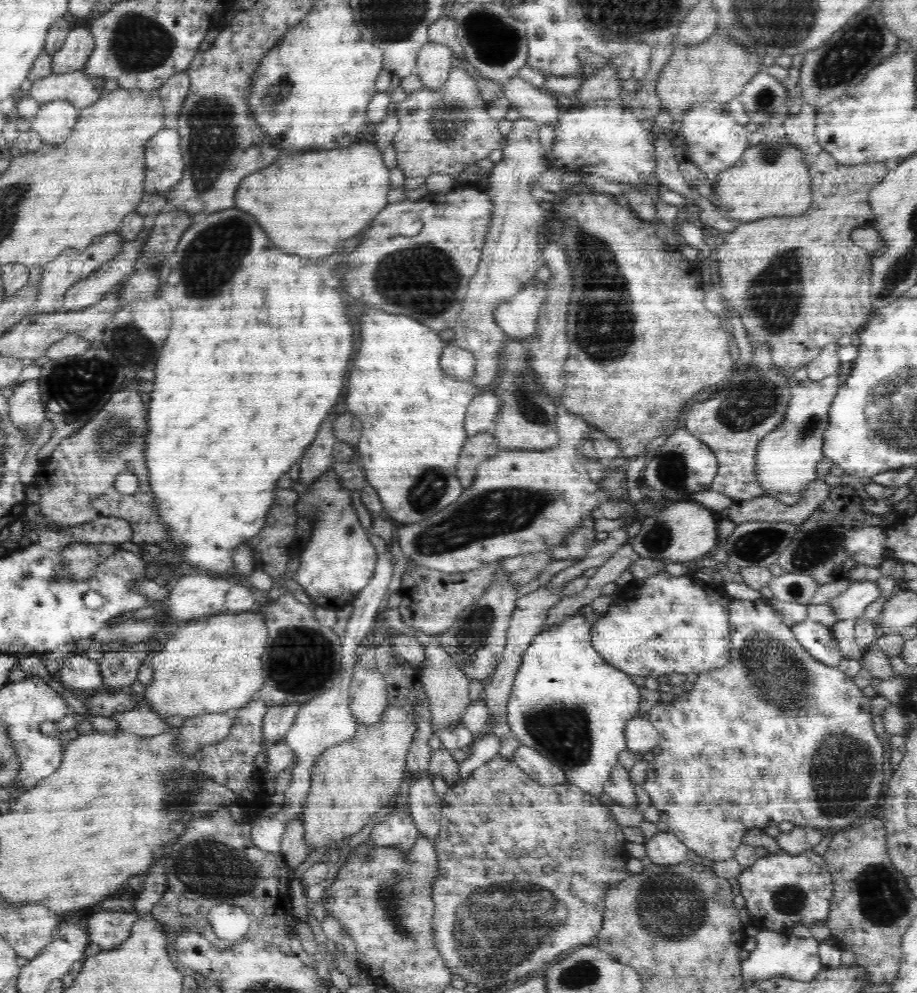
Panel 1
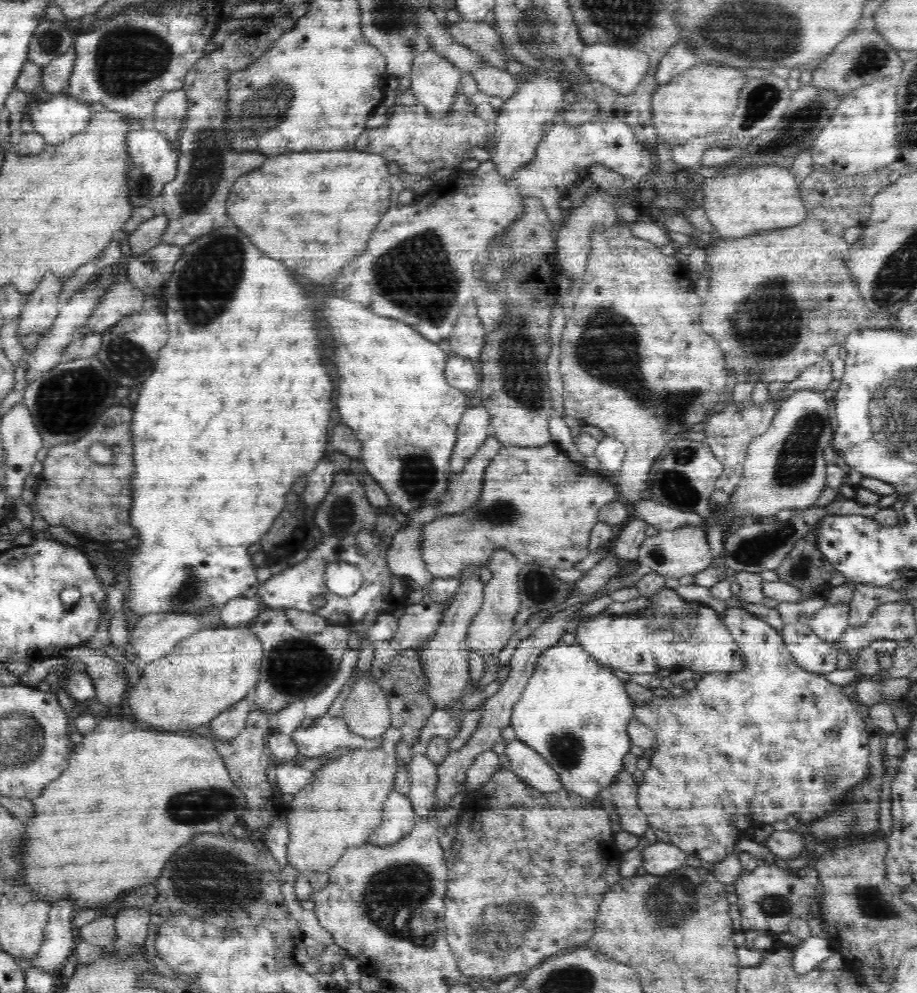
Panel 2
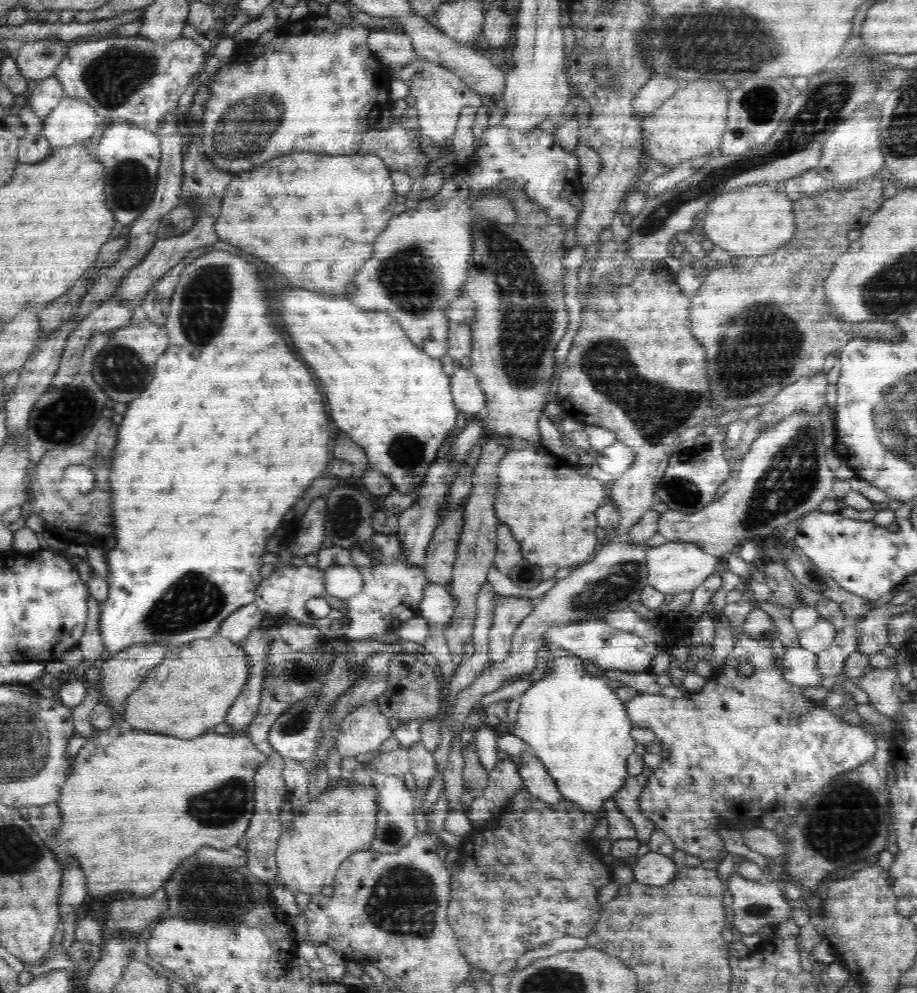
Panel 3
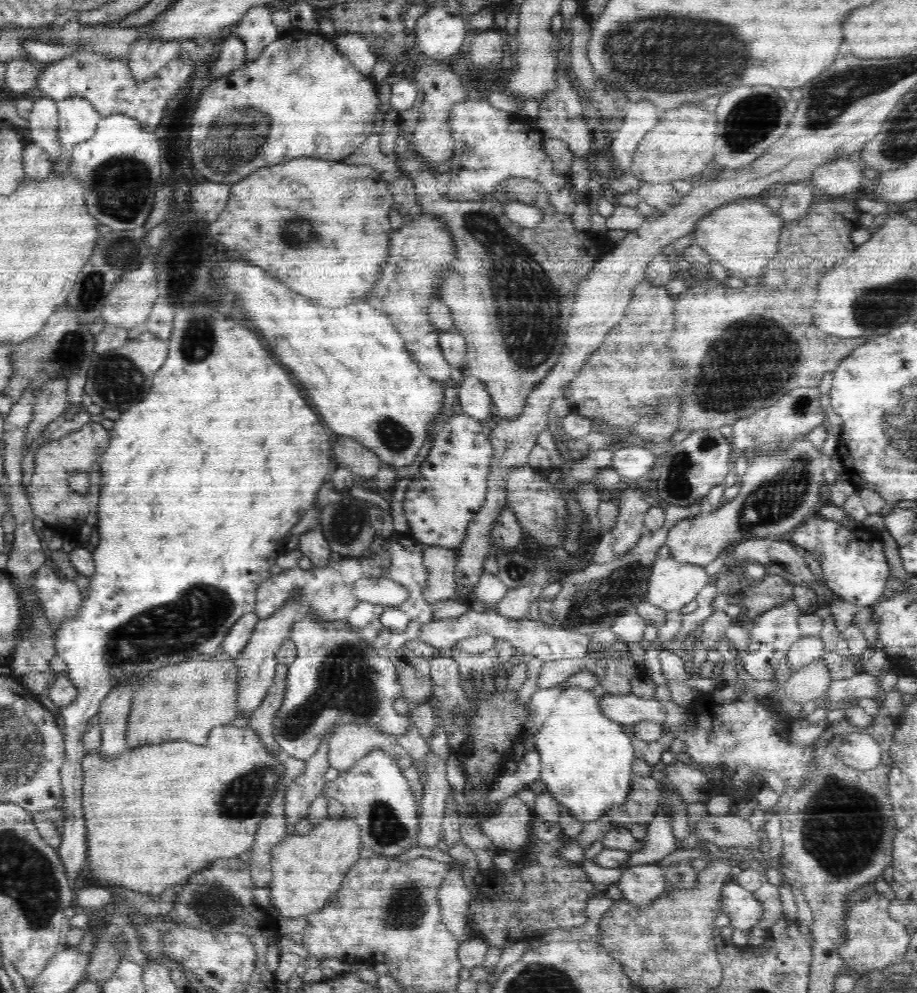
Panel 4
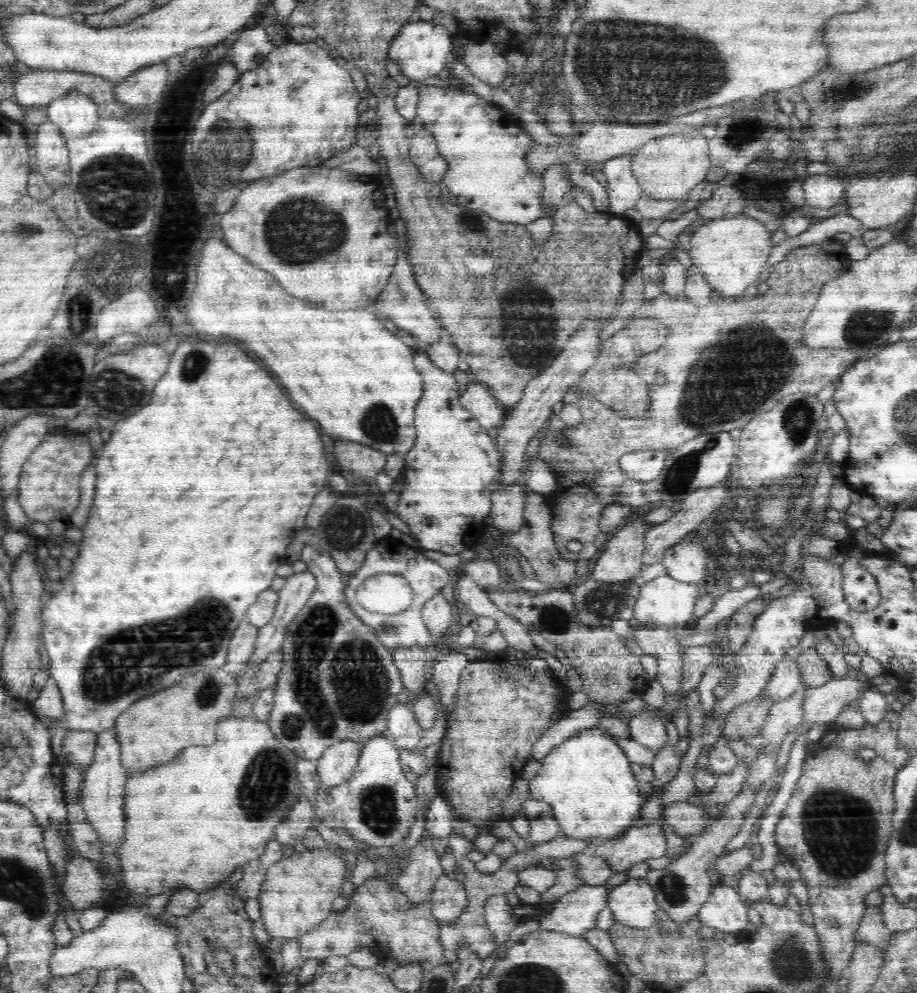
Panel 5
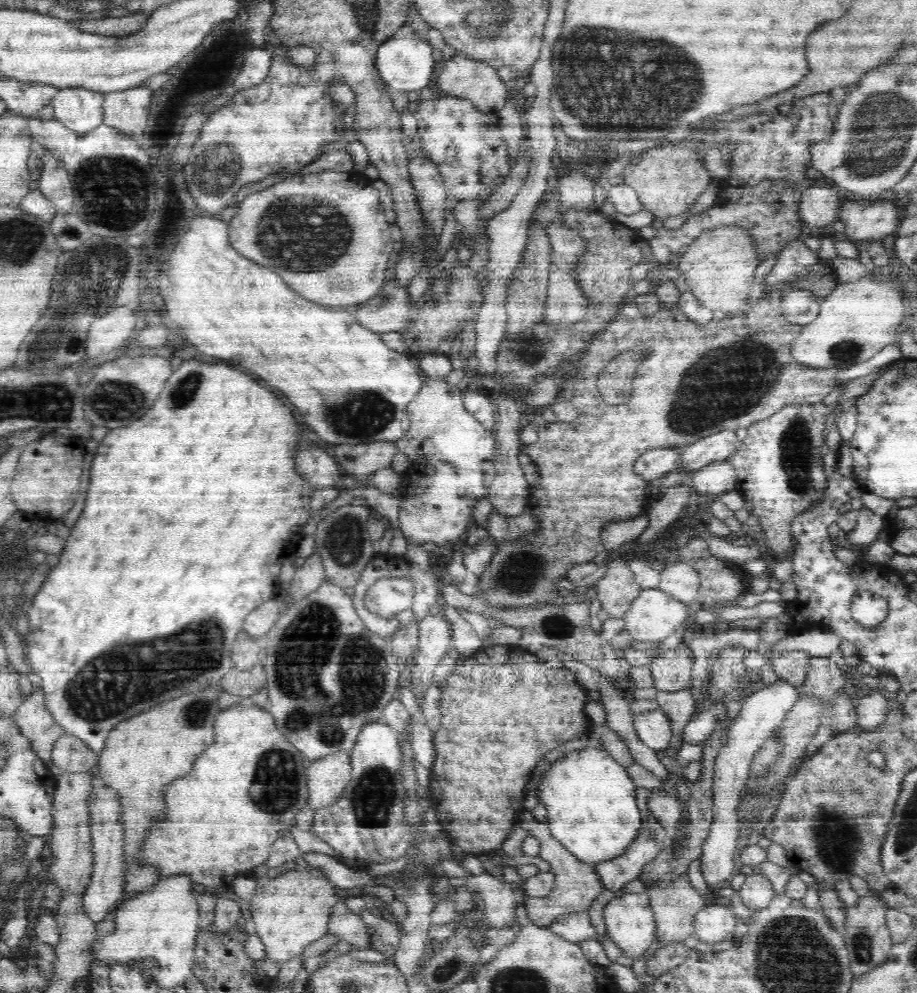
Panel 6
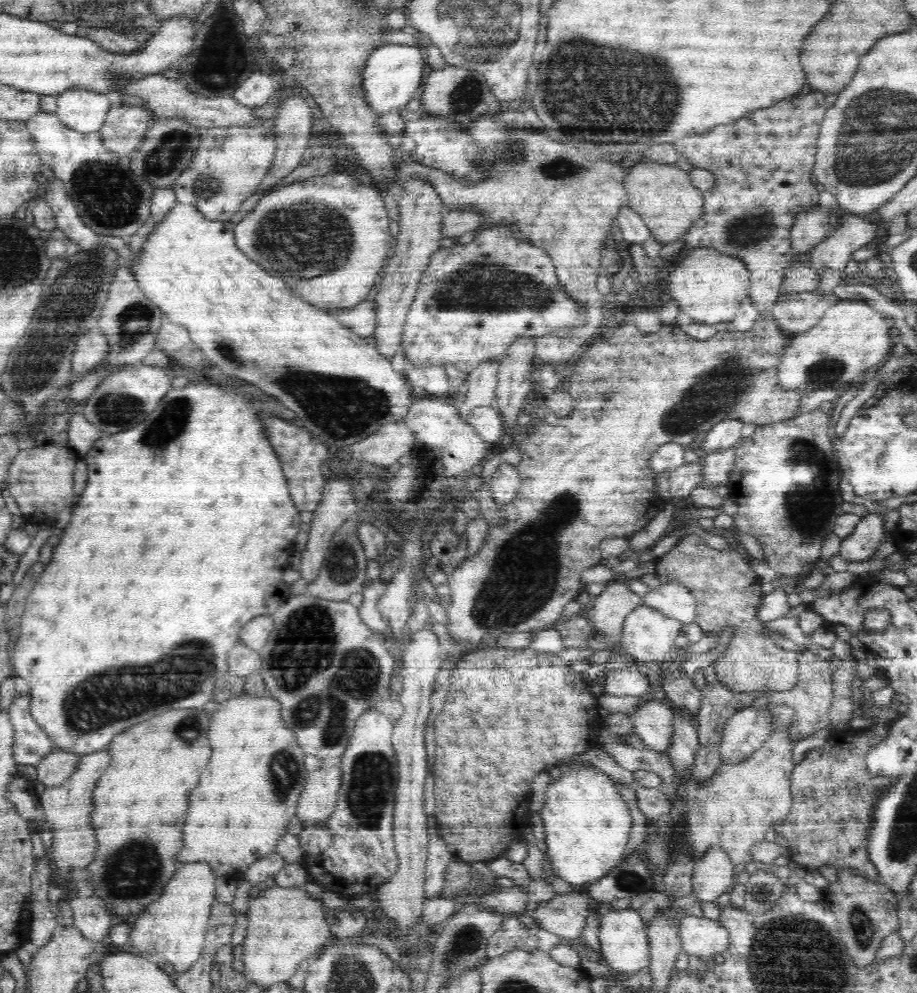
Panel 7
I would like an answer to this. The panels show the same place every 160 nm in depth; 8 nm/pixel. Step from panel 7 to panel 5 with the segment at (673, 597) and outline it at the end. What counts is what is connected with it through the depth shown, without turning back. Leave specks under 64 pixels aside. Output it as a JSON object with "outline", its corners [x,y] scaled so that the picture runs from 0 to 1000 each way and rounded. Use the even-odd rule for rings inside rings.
{"outline":[[[749,539],[735,550],[731,550],[724,557],[721,567],[725,570],[727,579],[739,586],[766,589],[772,556],[766,549],[768,543],[764,540],[759,540],[759,545],[750,545],[752,541],[754,539]]]}

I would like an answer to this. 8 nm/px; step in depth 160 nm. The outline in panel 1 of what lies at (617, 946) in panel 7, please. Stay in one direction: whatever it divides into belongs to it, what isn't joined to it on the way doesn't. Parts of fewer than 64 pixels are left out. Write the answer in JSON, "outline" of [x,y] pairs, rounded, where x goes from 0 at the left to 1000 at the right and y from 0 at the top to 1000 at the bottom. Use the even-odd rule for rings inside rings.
{"outline":[[[730,837],[718,838],[703,848],[704,862],[715,871],[737,871],[749,865],[751,854]]]}

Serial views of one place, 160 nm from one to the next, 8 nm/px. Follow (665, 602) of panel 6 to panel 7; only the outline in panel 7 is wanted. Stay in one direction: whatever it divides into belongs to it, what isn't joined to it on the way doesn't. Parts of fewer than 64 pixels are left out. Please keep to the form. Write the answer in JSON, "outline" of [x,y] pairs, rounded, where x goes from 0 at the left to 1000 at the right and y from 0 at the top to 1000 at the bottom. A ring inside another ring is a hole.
{"outline":[[[698,609],[685,618],[679,629],[678,651],[674,656],[687,661],[694,670],[724,668],[745,628]]]}

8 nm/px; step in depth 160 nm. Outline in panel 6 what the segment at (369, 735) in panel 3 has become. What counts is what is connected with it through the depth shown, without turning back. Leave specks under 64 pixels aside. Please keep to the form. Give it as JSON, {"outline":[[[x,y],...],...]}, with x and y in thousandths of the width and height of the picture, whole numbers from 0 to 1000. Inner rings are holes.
{"outline":[[[373,755],[339,766],[334,781],[335,812],[342,817],[360,812],[371,804],[384,783],[382,756]]]}

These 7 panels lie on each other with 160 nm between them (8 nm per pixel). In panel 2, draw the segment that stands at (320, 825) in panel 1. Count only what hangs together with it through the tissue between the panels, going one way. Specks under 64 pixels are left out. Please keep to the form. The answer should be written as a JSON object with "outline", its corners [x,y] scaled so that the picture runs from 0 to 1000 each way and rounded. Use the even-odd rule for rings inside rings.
{"outline":[[[427,732],[414,743],[414,753],[410,755],[385,755],[382,754],[379,758],[364,764],[363,766],[357,766],[357,768],[349,772],[347,775],[340,779],[340,788],[336,792],[332,792],[325,800],[312,805],[315,810],[315,819],[313,820],[314,825],[314,836],[315,836],[315,846],[313,850],[313,865],[314,871],[321,873],[327,879],[358,879],[373,864],[373,860],[378,854],[386,853],[389,851],[396,851],[401,847],[403,841],[409,838],[412,832],[418,828],[418,814],[419,807],[422,805],[423,799],[430,797],[430,779],[433,777],[433,764],[434,760],[432,758],[432,749],[438,745],[438,739],[436,735]]]}

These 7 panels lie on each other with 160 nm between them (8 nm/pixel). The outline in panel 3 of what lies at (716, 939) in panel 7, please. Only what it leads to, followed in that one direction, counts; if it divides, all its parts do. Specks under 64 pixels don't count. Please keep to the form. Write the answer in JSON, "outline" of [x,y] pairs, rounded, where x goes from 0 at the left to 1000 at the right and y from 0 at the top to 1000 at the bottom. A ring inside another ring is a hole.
{"outline":[[[802,878],[795,881],[791,889],[791,896],[798,901],[799,911],[797,914],[800,918],[799,931],[802,934],[809,941],[822,941],[831,933],[845,934],[855,926],[862,926],[862,918],[865,914],[853,902],[853,895],[852,889],[844,888],[841,884],[827,887],[811,884]]]}

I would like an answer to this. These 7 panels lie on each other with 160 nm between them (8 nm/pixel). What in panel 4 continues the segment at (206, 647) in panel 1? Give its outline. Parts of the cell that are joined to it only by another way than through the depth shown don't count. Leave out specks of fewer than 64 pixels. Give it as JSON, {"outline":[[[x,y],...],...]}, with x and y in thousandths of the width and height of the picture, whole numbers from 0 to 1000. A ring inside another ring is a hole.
{"outline":[[[244,657],[229,662],[207,663],[194,671],[174,673],[161,679],[161,685],[157,685],[155,693],[149,693],[150,697],[143,705],[136,738],[140,751],[174,749],[190,745],[203,745],[222,751],[222,747],[227,747],[227,741],[236,731],[251,731],[258,723],[260,680],[256,665]]]}

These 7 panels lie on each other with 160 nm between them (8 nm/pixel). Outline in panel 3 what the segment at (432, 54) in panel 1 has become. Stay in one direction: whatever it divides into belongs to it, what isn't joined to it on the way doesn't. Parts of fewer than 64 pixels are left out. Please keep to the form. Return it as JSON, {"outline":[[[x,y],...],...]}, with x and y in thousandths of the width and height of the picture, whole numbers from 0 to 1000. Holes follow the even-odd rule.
{"outline":[[[455,59],[432,70],[430,79],[439,81],[447,88],[456,112],[455,127],[458,136],[482,148],[492,142],[497,133],[502,112],[506,108],[526,108],[523,95],[517,93],[506,80],[490,68],[462,59]]]}

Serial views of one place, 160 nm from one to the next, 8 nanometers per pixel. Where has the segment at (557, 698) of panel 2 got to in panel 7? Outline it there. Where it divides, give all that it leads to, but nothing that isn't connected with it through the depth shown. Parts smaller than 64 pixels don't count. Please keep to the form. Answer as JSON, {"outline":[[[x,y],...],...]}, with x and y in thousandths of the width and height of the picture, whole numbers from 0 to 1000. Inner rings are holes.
{"outline":[[[649,771],[632,773],[632,775],[622,775],[615,777],[609,787],[601,788],[594,799],[594,808],[588,820],[592,826],[594,841],[593,850],[595,850],[598,871],[595,879],[599,882],[607,882],[624,892],[640,893],[648,889],[652,884],[663,881],[676,870],[683,852],[687,848],[687,834],[689,834],[689,822],[687,814],[683,807],[671,793],[664,779]]]}

